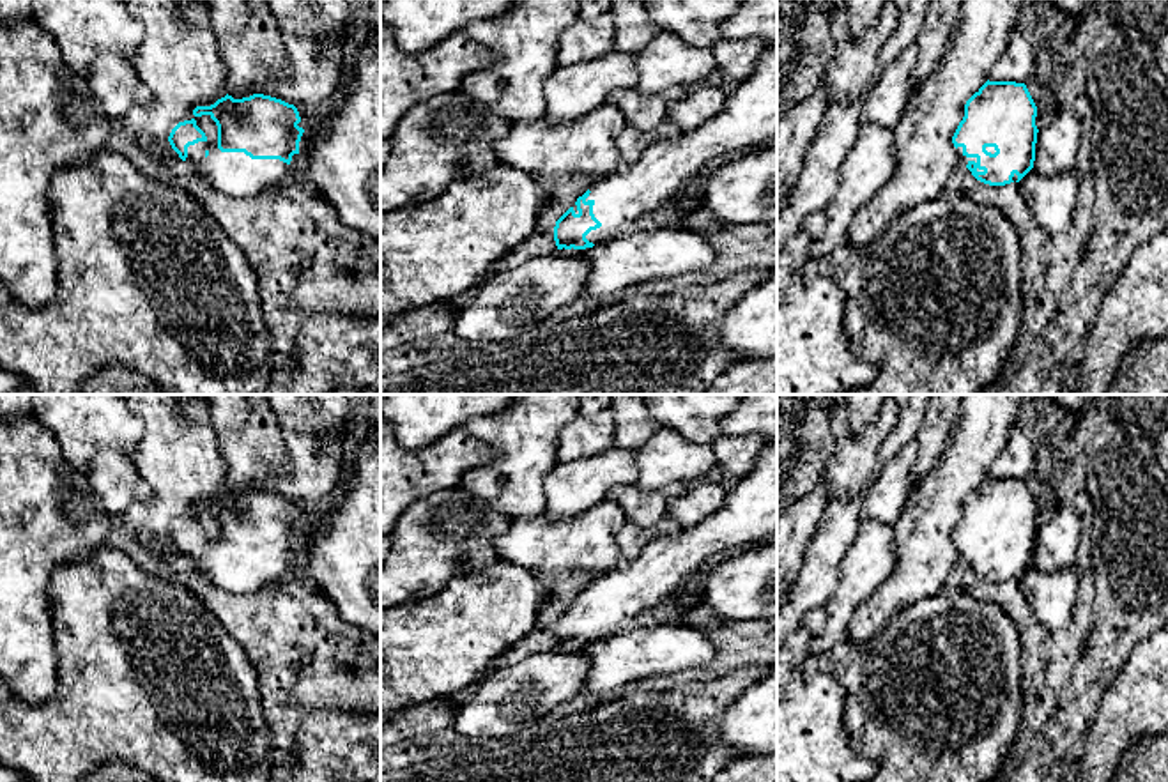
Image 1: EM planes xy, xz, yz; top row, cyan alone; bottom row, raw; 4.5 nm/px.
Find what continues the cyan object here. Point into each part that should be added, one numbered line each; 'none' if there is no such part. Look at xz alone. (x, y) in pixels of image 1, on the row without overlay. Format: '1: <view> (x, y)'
1: xz (664, 568)

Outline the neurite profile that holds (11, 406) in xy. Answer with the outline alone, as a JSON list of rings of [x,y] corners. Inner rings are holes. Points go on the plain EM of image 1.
[[[0,395],[0,421],[32,412],[35,395]]]

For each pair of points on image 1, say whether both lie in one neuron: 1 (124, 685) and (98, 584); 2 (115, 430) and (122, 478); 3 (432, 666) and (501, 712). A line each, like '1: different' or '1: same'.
1: same
2: different
3: different

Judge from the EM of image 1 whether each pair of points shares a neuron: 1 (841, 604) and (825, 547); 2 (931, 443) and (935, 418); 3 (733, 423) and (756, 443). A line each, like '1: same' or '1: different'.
1: different
2: same
3: different

